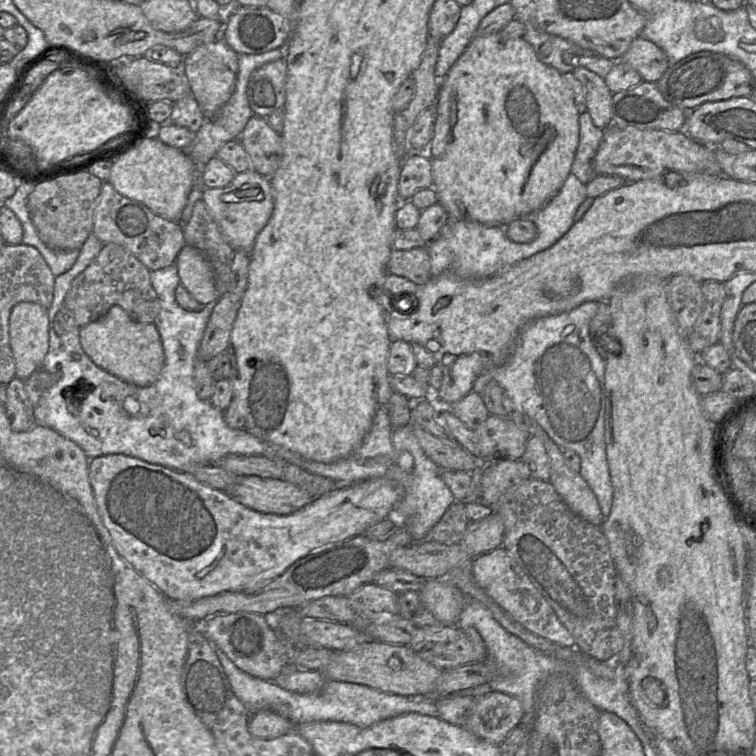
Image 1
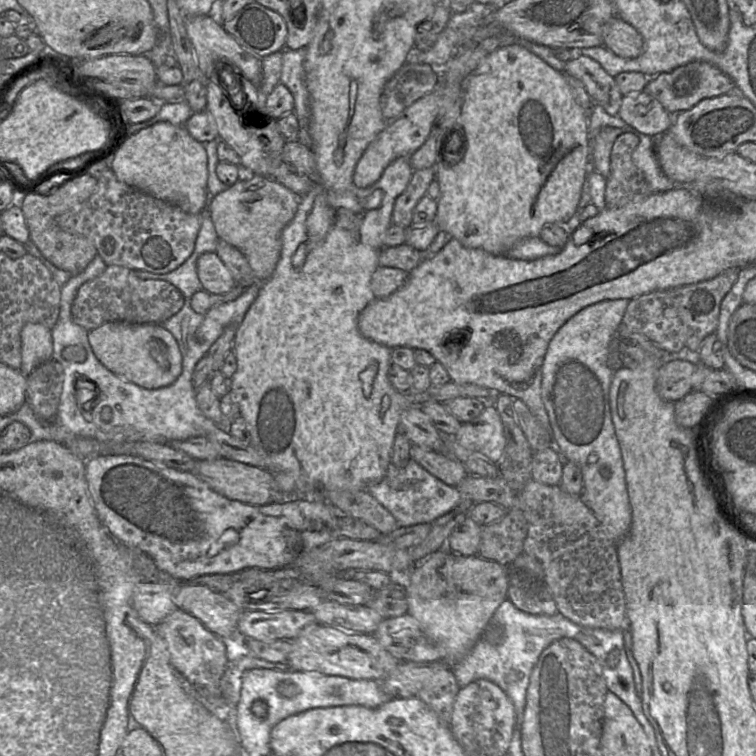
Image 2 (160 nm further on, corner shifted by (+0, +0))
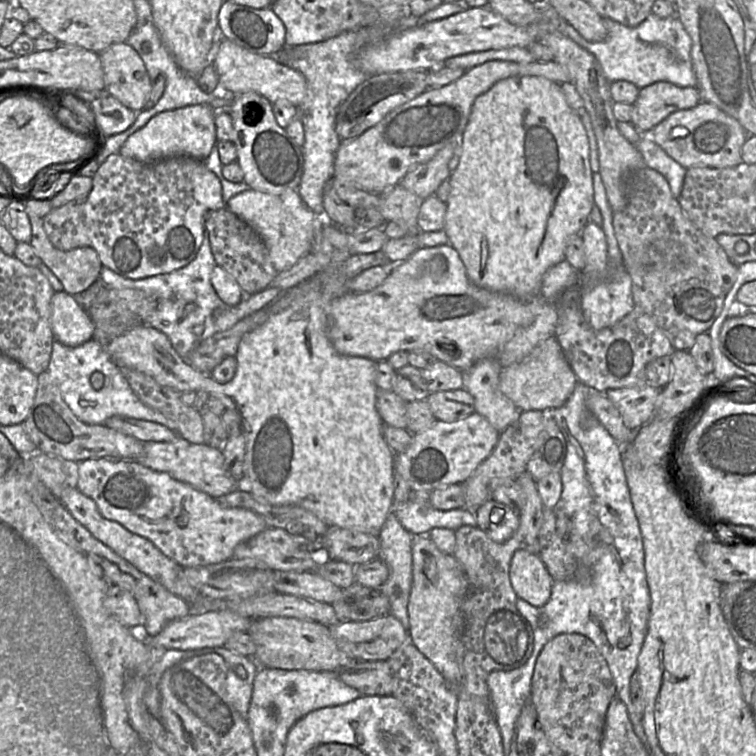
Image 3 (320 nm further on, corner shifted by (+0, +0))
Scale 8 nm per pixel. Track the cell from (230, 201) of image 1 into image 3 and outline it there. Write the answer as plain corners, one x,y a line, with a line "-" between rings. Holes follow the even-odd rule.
250,188
230,198
226,203
226,208
247,222
261,237
269,260
278,273
290,269
312,249
316,218
318,217
304,204
296,189
287,189
281,194
271,195

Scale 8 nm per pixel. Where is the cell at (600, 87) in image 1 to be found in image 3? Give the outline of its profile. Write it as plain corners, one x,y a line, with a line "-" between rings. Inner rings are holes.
492,60
475,66
465,71
463,76
456,81
443,87
429,88
413,100
395,108
378,124
369,128
360,136
341,141
334,160
333,178
345,186
379,195
383,194
399,184
410,169
430,161
446,145
450,143
459,145
476,98
487,92
498,81
515,76
539,76
559,84
570,82
568,72
555,61
516,63

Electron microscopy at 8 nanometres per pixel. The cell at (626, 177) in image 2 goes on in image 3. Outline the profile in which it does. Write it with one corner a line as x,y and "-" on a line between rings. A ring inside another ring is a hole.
641,167
629,171
623,179
623,193
626,199
626,205
622,211
613,212
612,223
622,254
623,267
629,273
632,280
634,305
644,309
644,311
652,317
675,350
689,351
695,344
696,337
701,333
706,333
720,315
725,297
736,281
738,267
730,261
724,249
716,241
716,238
707,236
690,221
679,204
678,199
672,195
668,181
659,172
648,167

